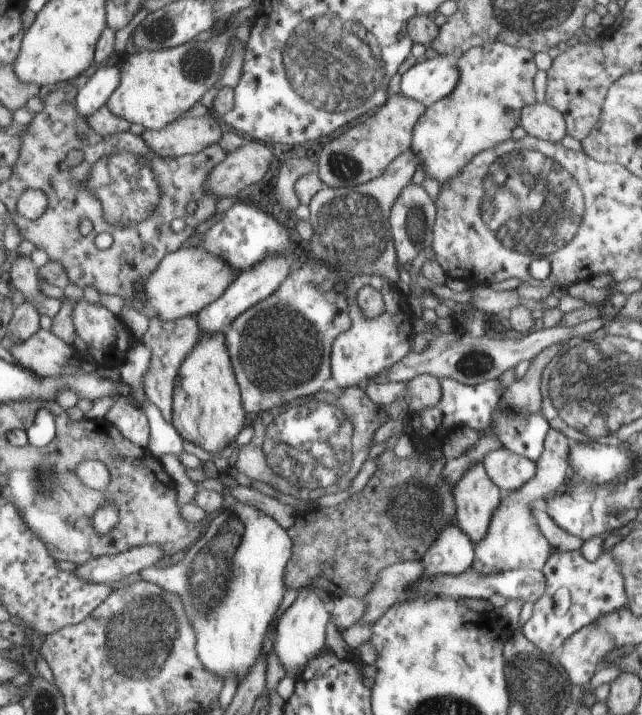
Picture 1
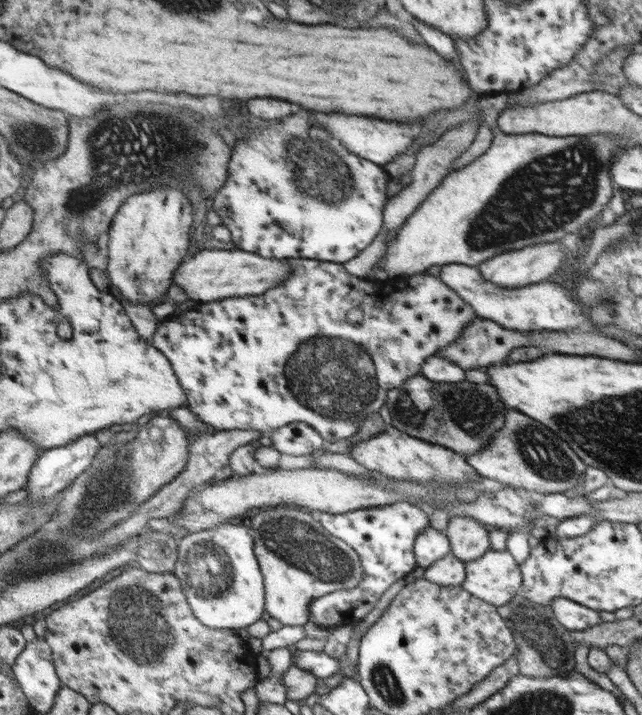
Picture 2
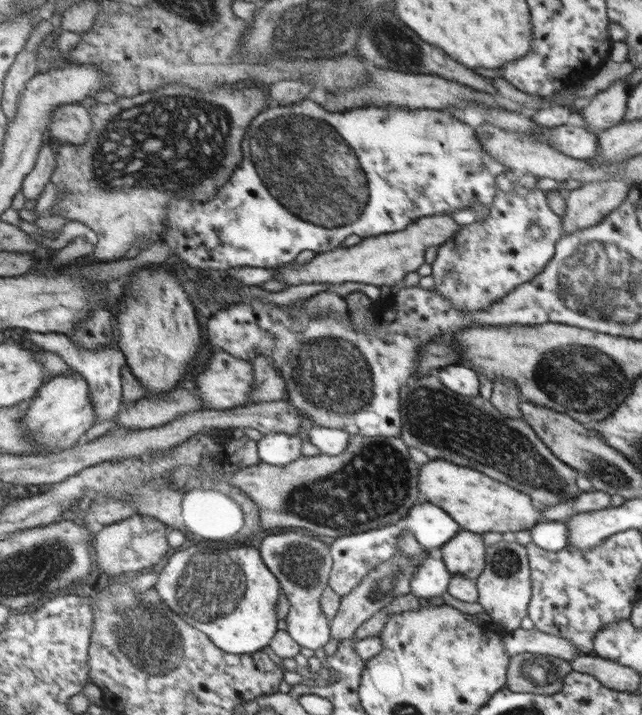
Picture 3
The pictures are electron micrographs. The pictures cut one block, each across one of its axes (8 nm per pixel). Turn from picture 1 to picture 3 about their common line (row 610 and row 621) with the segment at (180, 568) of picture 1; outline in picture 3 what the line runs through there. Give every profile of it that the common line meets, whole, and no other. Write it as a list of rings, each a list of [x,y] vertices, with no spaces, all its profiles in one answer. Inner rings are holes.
[[[233,546],[227,550],[203,552],[203,558],[195,554],[195,548],[174,552],[161,568],[157,592],[163,602],[188,625],[202,631],[210,641],[229,654],[249,654],[261,651],[267,646],[277,630],[277,618],[273,606],[279,596],[279,583],[263,564],[257,549],[252,546]]]

